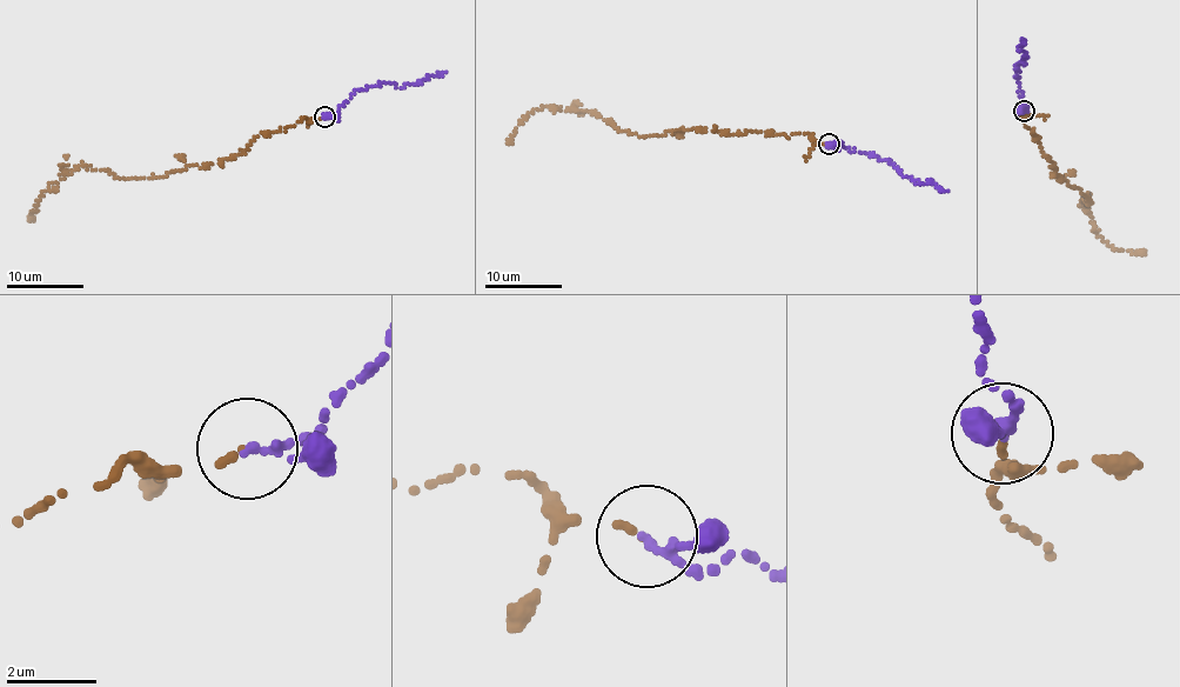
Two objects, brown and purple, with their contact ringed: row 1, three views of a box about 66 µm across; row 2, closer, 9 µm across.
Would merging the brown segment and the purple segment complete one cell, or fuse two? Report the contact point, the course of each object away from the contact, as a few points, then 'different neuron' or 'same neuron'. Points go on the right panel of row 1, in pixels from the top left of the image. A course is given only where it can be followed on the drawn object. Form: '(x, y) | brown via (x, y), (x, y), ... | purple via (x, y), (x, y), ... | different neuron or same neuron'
(1024, 111) | brown via (1024, 111), (1023, 120), (1054, 167), (1054, 174), (1092, 201), (1085, 200), (1098, 235), (1121, 251), (1145, 255) | purple via (1024, 111), (1017, 79), (1019, 62), (1025, 64), (1021, 40) | same neuron

